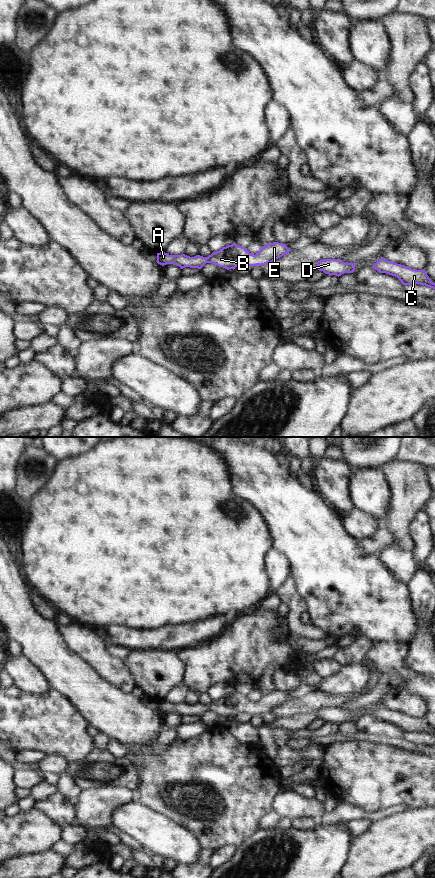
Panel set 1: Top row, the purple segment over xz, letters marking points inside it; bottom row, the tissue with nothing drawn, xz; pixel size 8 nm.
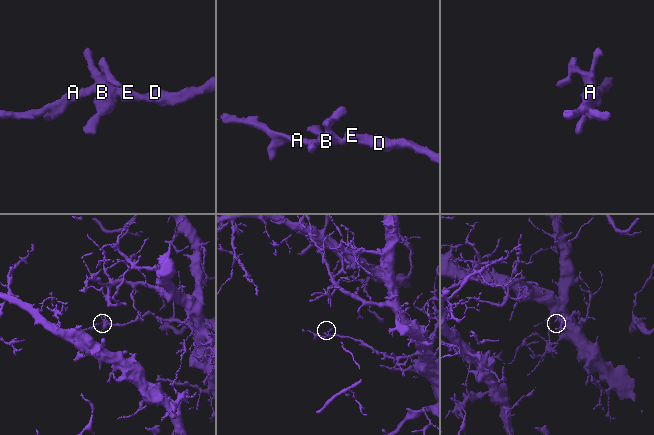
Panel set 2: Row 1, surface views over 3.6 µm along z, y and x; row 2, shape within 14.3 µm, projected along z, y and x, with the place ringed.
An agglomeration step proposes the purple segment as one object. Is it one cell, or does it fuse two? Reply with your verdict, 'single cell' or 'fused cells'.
single cell

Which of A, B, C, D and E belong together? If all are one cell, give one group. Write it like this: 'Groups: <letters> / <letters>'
Groups: A B C D E

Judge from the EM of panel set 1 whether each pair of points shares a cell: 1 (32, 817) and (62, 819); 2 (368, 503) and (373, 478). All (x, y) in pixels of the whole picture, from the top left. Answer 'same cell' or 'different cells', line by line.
1: different cells
2: same cell

